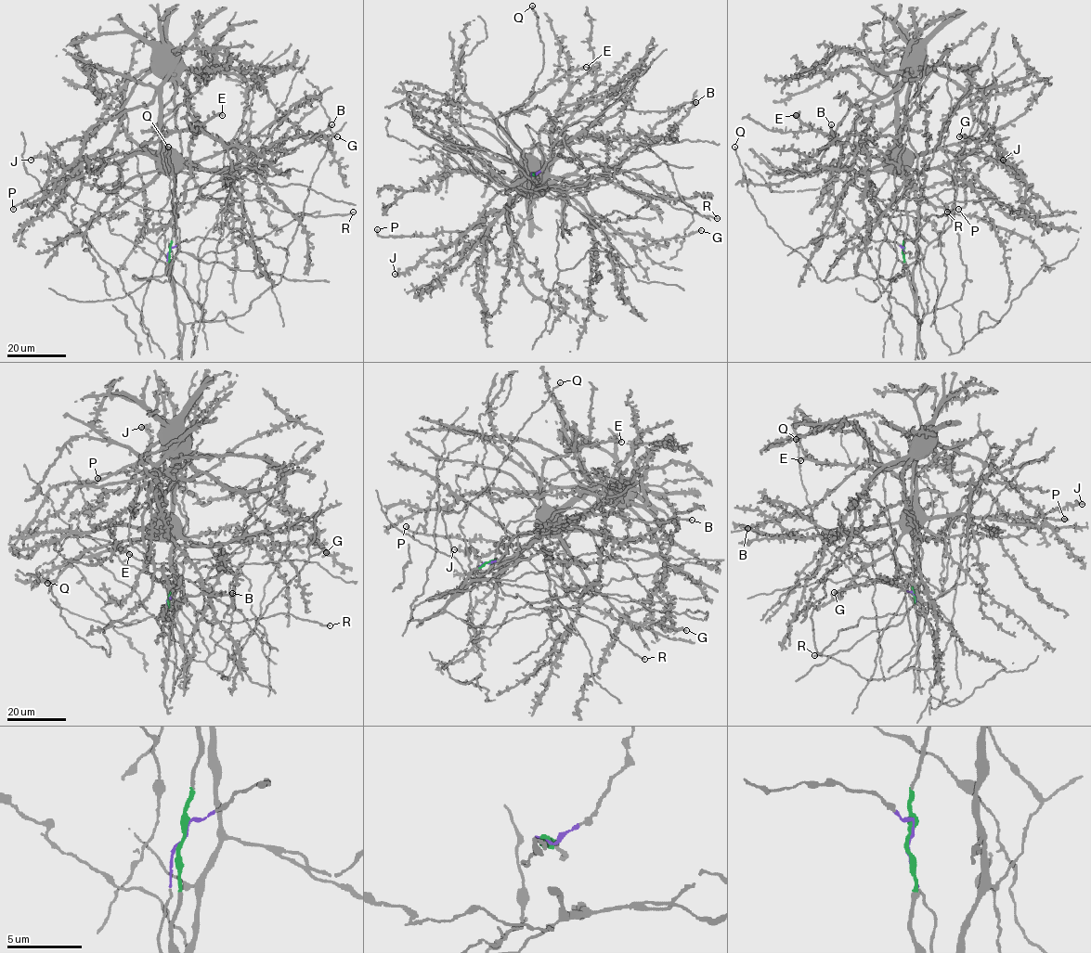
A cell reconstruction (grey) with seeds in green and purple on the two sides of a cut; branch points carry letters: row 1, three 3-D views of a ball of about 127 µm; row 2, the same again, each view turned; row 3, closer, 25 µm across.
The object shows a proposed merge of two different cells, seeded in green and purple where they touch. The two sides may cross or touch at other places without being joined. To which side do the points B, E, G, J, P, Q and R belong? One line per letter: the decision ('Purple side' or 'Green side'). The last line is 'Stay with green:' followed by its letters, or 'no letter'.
B: Green side
E: Green side
G: Green side
J: Green side
P: Green side
Q: Purple side
R: Purple side
Stay with green: B, E, G, J, P

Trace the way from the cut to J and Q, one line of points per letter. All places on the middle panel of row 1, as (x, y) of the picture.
J: (534, 173), (538, 179), (524, 176), (500, 190), (479, 218), (452, 243), (432, 249), (412, 267), (395, 274)
Q: (534, 173), (529, 179), (513, 162), (496, 121), (532, 93), (543, 68), (543, 43), (532, 6)

